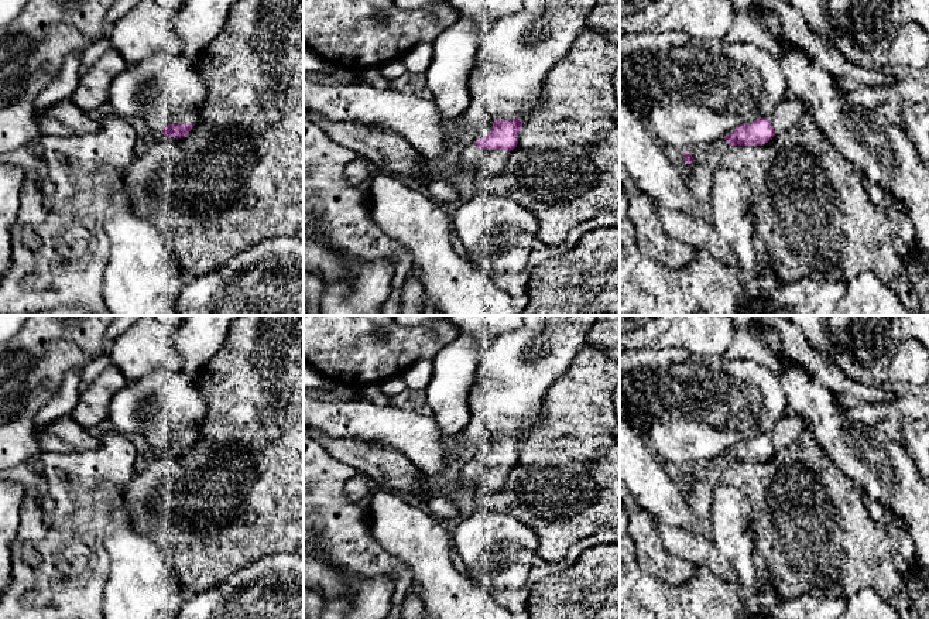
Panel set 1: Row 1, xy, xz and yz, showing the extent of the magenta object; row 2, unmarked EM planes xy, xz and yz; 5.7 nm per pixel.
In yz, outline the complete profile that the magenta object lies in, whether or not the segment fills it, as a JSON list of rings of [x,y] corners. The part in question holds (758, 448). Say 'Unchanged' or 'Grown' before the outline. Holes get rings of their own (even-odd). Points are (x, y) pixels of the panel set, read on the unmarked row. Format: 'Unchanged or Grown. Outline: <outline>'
Grown. Outline: [[[786,411],[768,434],[743,440],[723,455],[730,462],[761,462],[772,456],[777,449],[795,442],[806,428],[808,424],[801,415]]]

